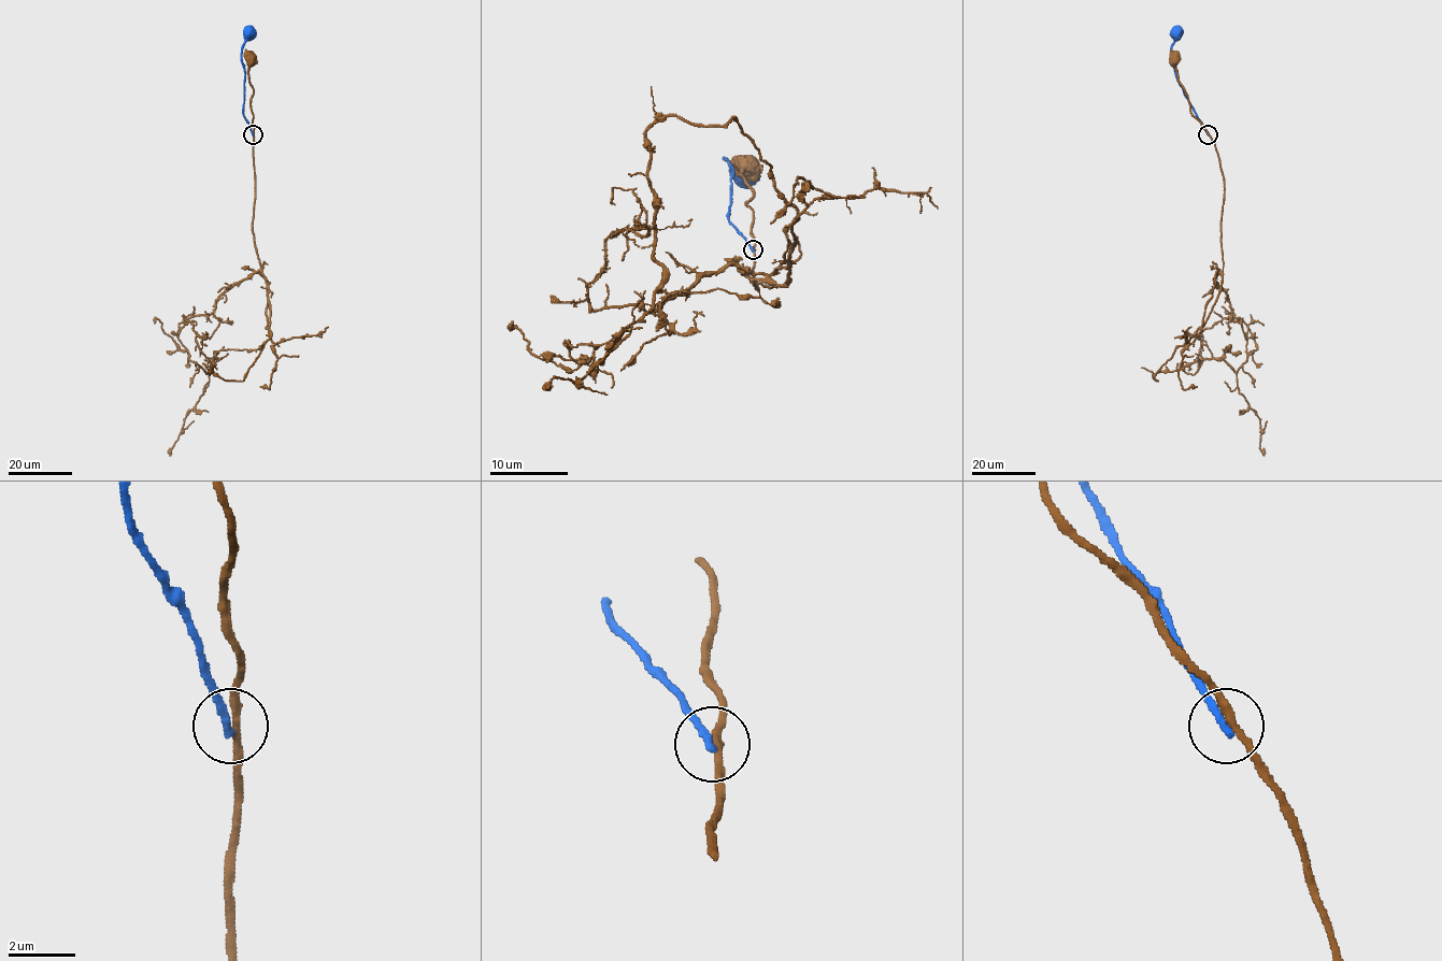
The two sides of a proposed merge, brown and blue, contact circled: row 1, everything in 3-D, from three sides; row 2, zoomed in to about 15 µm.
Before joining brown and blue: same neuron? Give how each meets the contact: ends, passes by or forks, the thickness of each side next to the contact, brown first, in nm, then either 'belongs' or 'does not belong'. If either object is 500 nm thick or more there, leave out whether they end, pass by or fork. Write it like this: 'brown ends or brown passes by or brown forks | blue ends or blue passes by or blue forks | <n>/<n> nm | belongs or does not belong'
brown passes by | blue ends | 220/260 nm | does not belong

